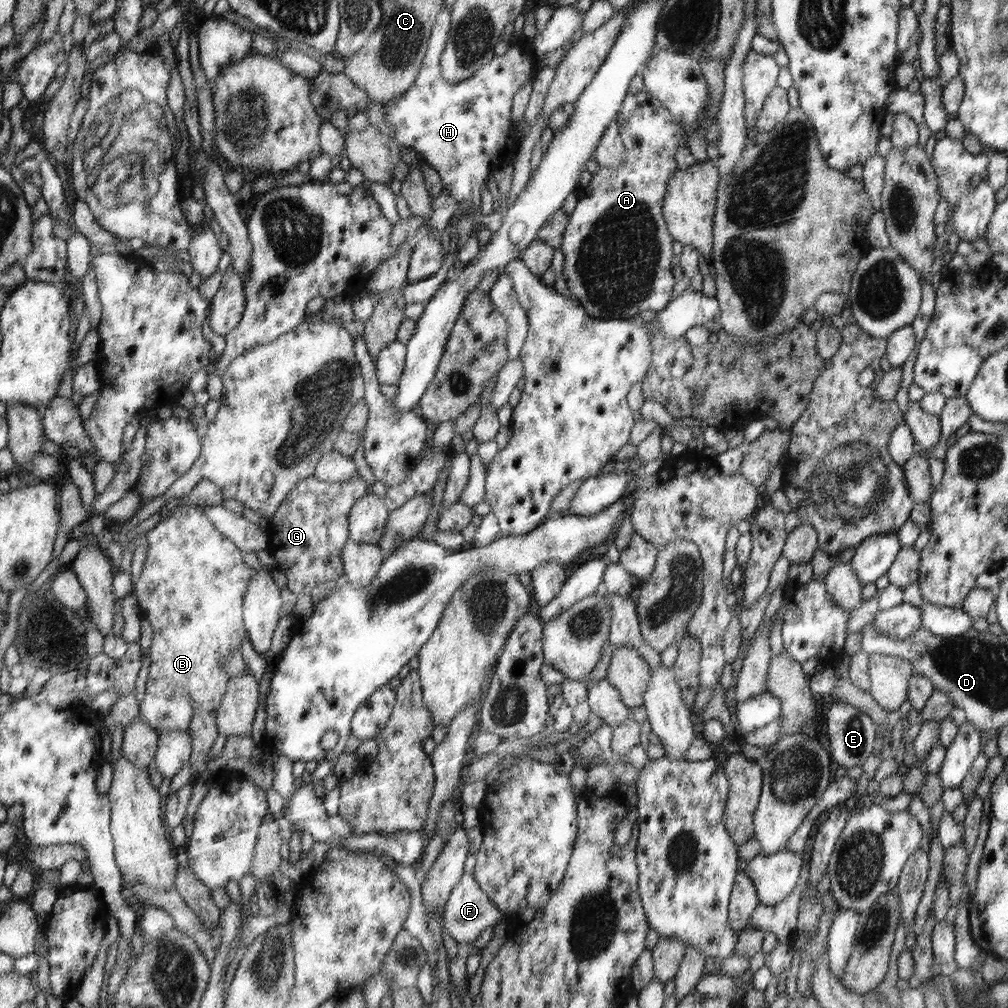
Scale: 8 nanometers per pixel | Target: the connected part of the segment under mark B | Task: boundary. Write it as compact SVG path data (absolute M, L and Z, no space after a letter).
M181 504L163 520L145 533L148 540L147 557L138 582L133 584L140 619L148 620L152 628L150 644L150 672L145 692L154 696L173 696L177 686L191 693L194 714L199 708L213 708L214 713L223 702L223 696L230 686L230 674L221 667L221 660L233 651L241 649L247 632L242 622L242 600L254 570L244 562L240 548L216 529L198 505Z

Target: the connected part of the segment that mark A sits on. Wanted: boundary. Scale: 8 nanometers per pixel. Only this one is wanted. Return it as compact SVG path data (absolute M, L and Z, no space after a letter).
M646 90L630 93L626 96L616 122L618 123L619 133L625 146L625 159L617 168L600 166L598 172L592 177L590 183L588 183L588 186L577 190L577 195L579 196L578 203L572 211L572 214L570 214L571 219L568 221L566 234L563 235L561 247L564 255L562 272L572 296L591 313L592 317L599 317L602 320L630 320L634 318L636 314L644 310L664 310L667 304L671 302L672 286L677 282L677 280L674 280L674 276L672 276L672 258L674 258L674 254L672 254L672 244L674 244L675 237L671 235L671 231L667 228L667 222L664 220L663 201L664 197L666 197L668 181L677 170L676 162L674 162L676 148L678 148L678 144L687 140L685 132L682 132L683 125L680 124L680 121L675 116L672 116L671 111L661 100L658 100Z

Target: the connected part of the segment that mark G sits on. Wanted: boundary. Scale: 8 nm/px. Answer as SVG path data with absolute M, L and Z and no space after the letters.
M356 474L354 479L348 482L338 482L330 484L328 482L319 481L316 478L309 477L301 480L284 499L282 506L278 508L274 516L269 518L270 526L268 526L267 536L270 539L269 547L266 548L276 559L277 570L284 572L284 576L288 579L288 590L294 594L310 593L313 588L326 584L331 580L338 580L344 574L342 551L349 539L349 514L352 507L364 495L369 494L366 483Z

